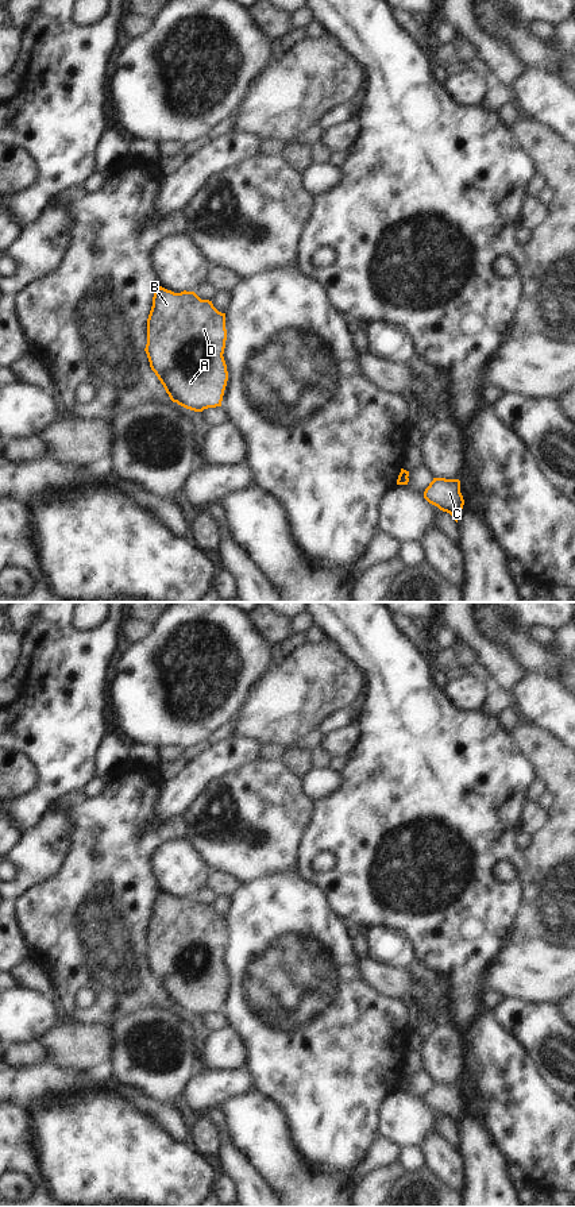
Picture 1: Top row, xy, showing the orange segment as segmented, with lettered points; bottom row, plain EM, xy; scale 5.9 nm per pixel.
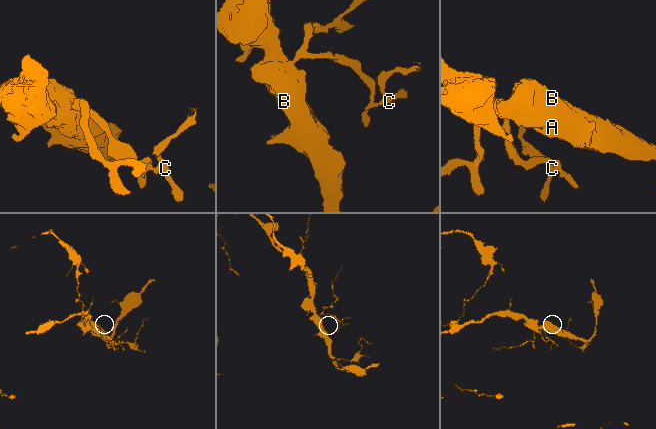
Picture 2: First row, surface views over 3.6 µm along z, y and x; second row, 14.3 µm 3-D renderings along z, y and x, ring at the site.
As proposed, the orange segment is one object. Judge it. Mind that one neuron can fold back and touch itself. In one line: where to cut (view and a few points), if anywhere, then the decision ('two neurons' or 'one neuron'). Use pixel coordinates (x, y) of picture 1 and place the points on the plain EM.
cut in xy along (398, 1080), (406, 1083); two neurons

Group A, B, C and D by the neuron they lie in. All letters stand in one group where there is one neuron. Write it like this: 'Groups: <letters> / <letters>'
Groups: A B D / C.

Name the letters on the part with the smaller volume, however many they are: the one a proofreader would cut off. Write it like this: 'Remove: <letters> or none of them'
Remove: C.

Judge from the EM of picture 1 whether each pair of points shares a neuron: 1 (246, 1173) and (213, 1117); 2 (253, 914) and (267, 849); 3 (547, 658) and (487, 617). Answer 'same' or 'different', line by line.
1: same
2: different
3: same

